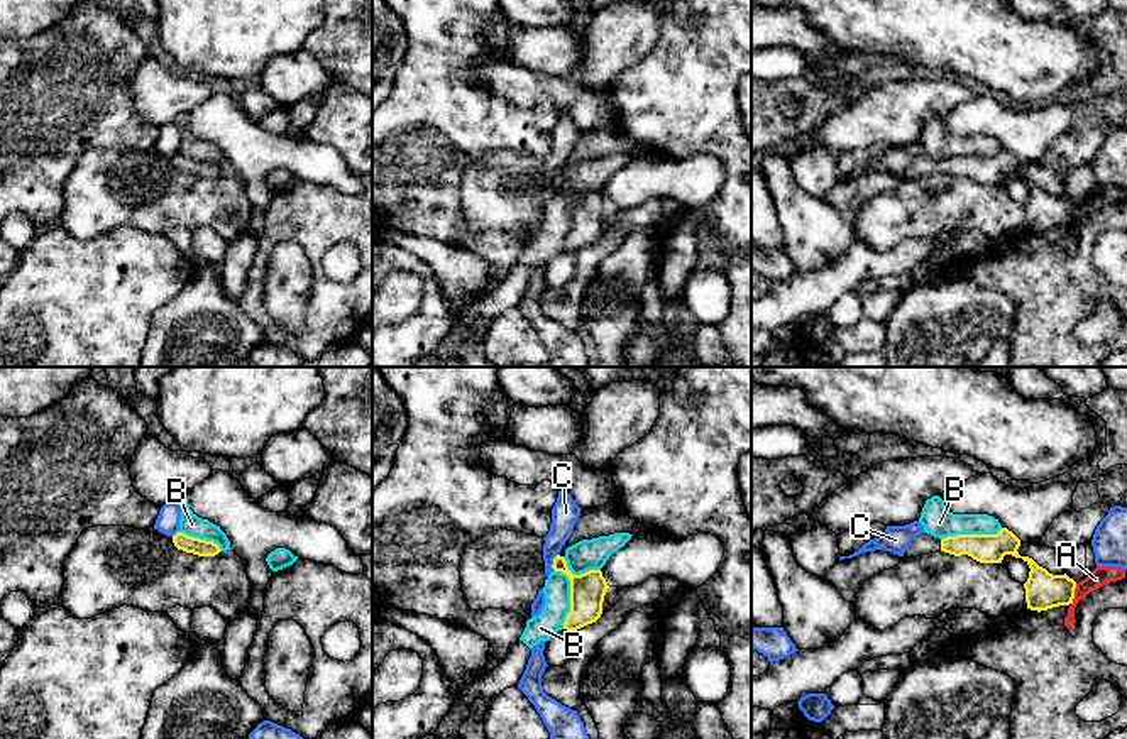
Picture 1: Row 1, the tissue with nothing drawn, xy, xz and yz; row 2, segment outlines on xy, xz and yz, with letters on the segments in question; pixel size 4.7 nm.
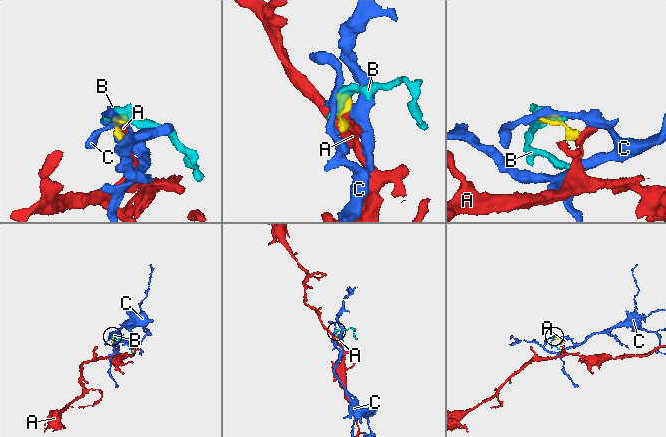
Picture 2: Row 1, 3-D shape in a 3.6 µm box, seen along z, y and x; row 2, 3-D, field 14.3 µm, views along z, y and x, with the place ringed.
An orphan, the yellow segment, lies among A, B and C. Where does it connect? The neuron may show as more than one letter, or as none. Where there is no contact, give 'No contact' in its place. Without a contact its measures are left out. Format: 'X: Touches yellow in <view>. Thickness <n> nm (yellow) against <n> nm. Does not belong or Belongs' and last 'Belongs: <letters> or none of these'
A: Touches yellow in yz. Thickness 180 nm (yellow) against 90 nm. Does not belong
B: Touches yellow in xz. Thickness 170 nm (yellow) against 130 nm. Does not belong
C: Touches yellow in xz. Thickness 170 nm (yellow) against 130 nm. Does not belong
Belongs: none of these

